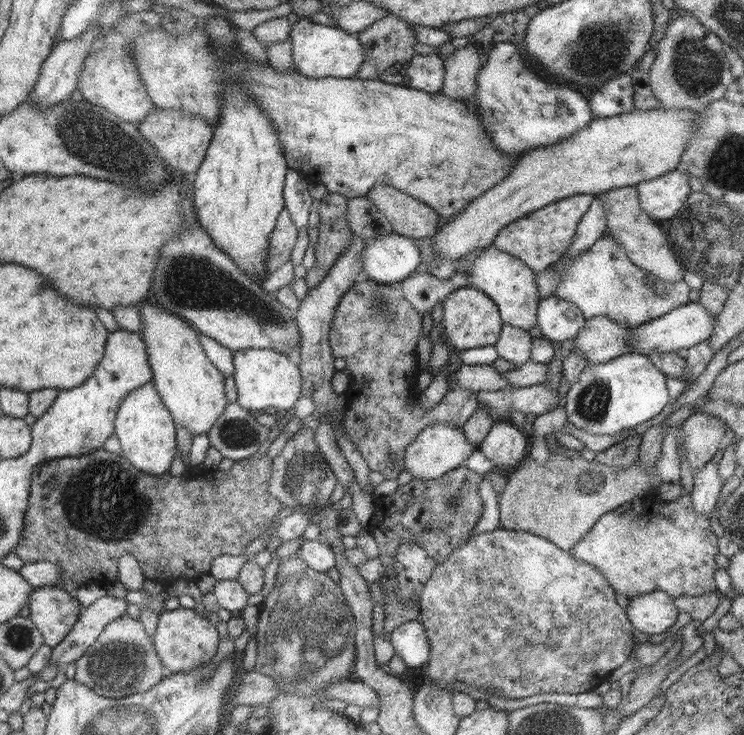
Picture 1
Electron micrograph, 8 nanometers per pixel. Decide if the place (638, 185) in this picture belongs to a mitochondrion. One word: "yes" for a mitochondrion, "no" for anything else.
no

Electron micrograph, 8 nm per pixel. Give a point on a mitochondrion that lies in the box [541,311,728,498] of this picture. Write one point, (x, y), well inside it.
(592, 403)

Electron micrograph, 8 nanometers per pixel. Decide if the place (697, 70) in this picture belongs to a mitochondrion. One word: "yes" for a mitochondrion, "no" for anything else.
yes

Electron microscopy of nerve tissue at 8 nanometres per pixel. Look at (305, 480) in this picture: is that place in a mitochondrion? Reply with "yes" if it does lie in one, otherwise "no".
yes

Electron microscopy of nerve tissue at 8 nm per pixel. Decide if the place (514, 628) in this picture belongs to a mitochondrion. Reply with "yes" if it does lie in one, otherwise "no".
yes

